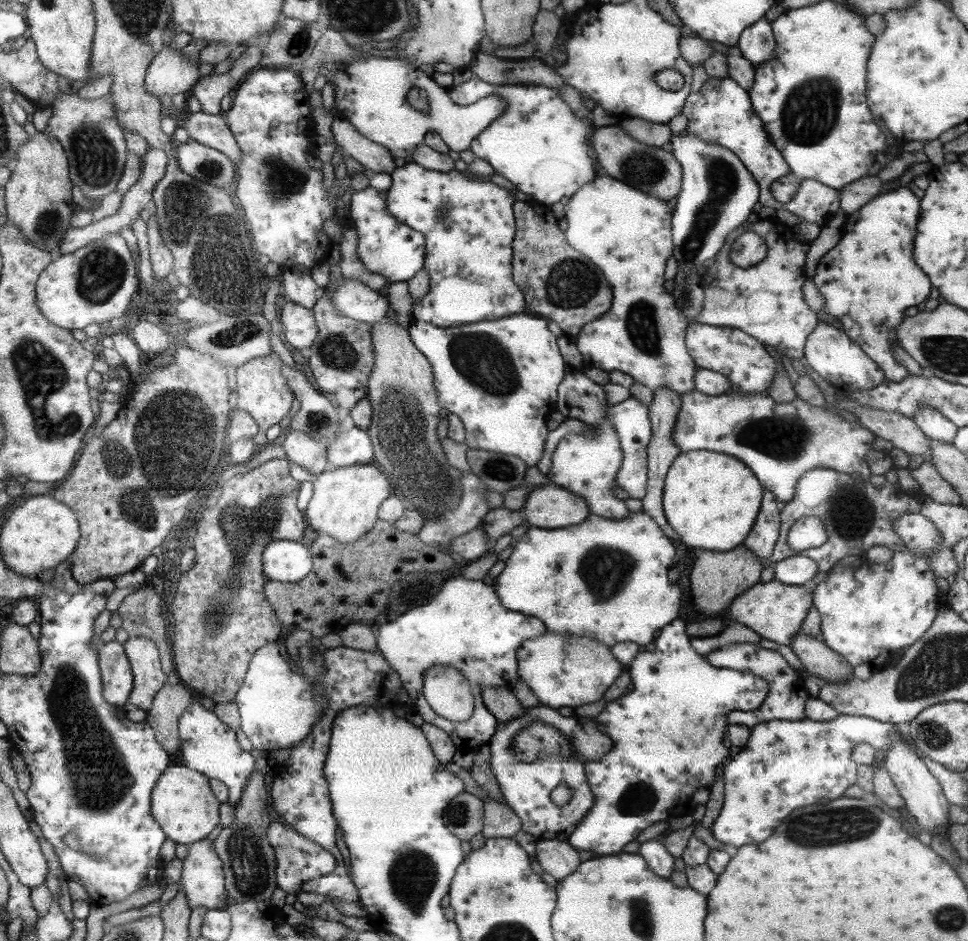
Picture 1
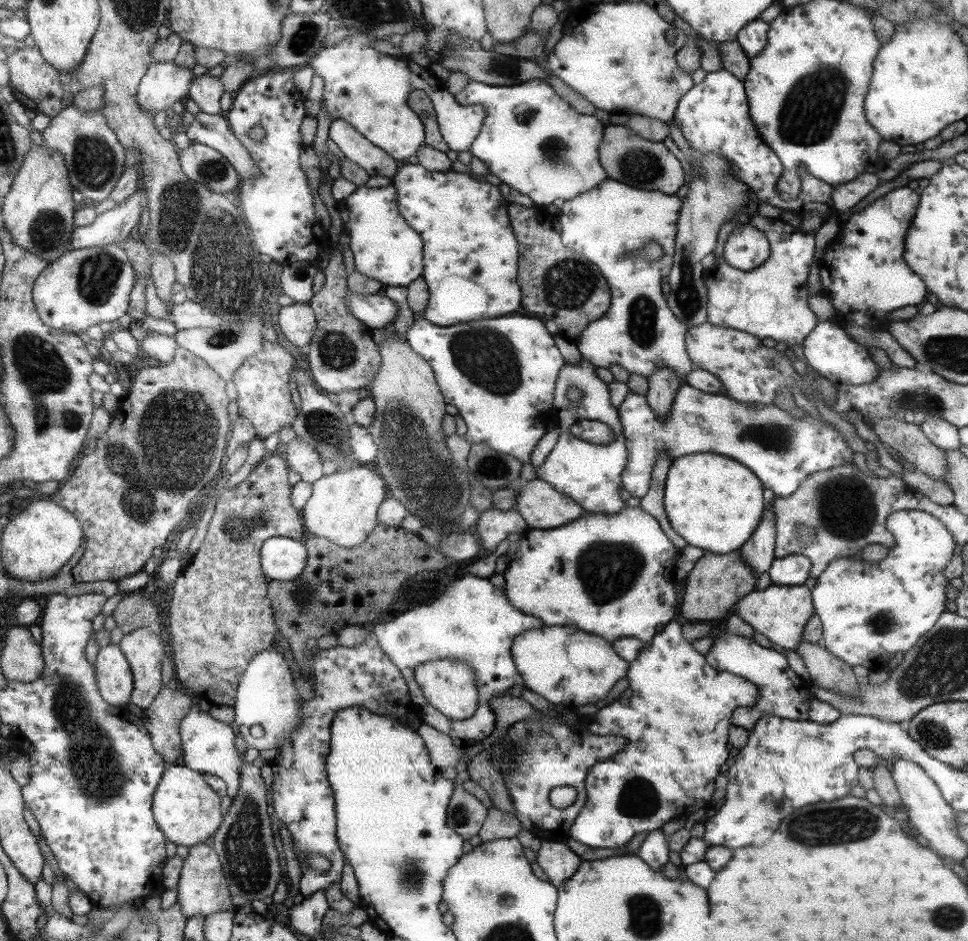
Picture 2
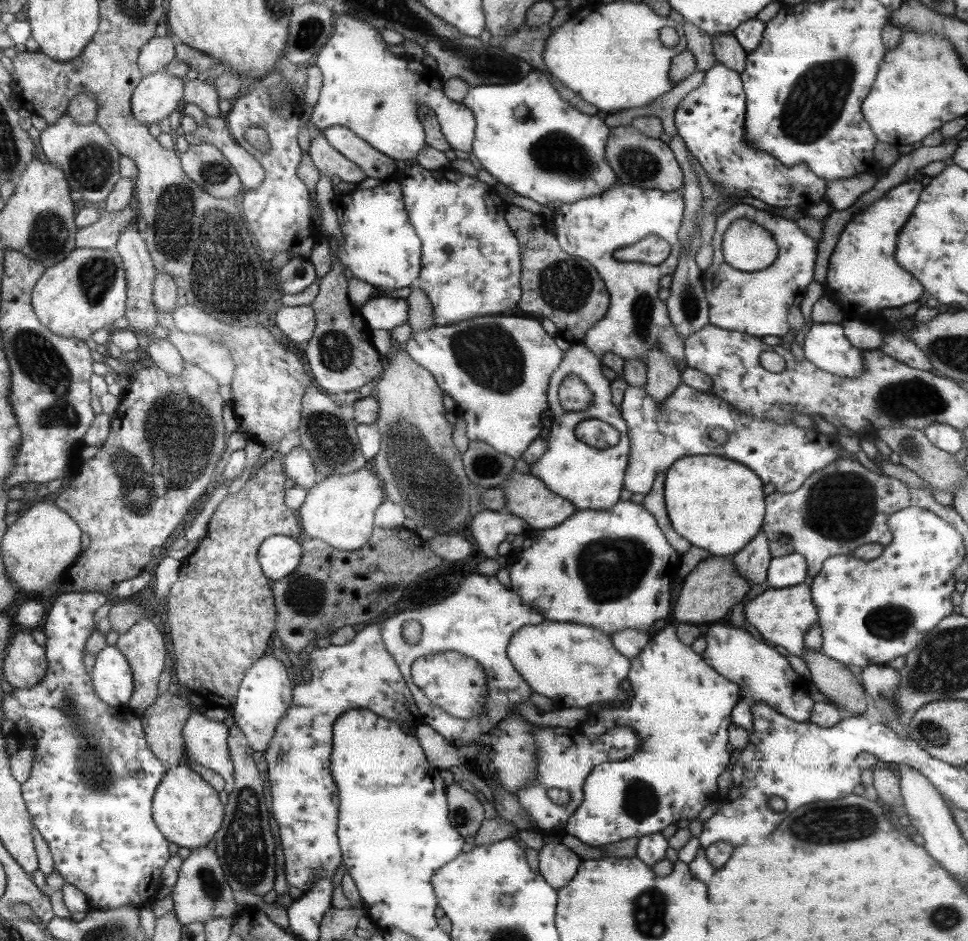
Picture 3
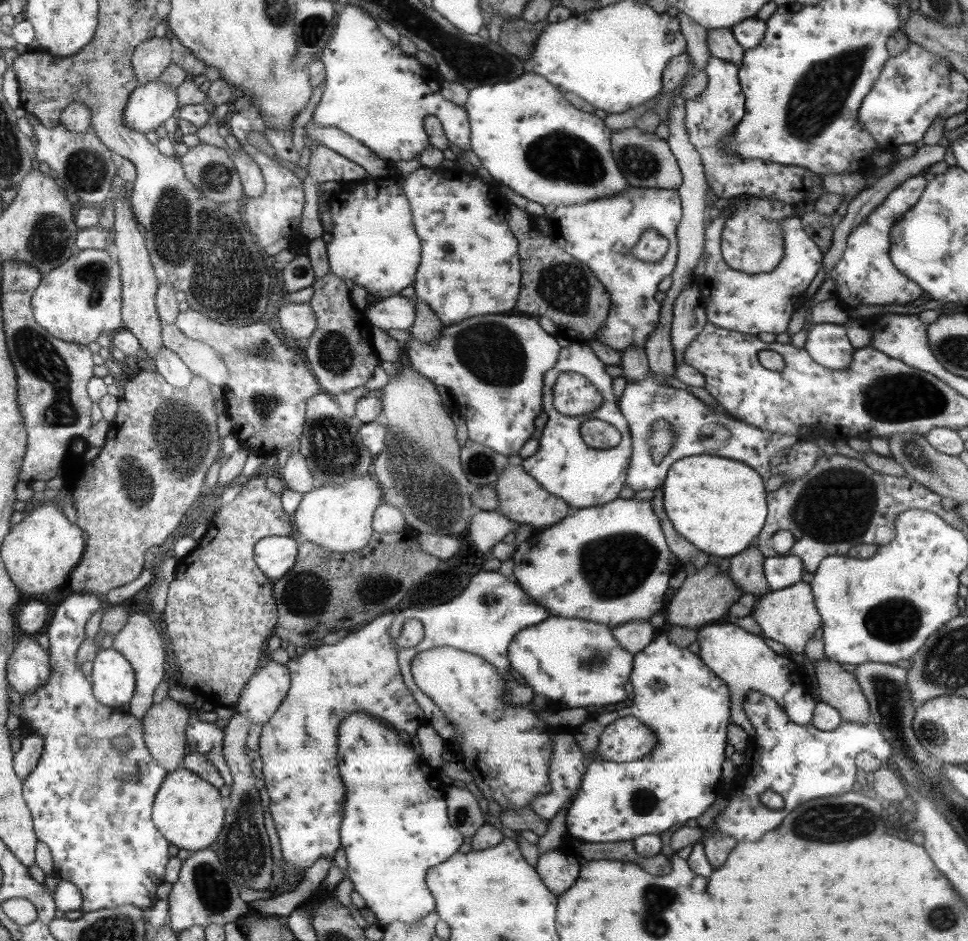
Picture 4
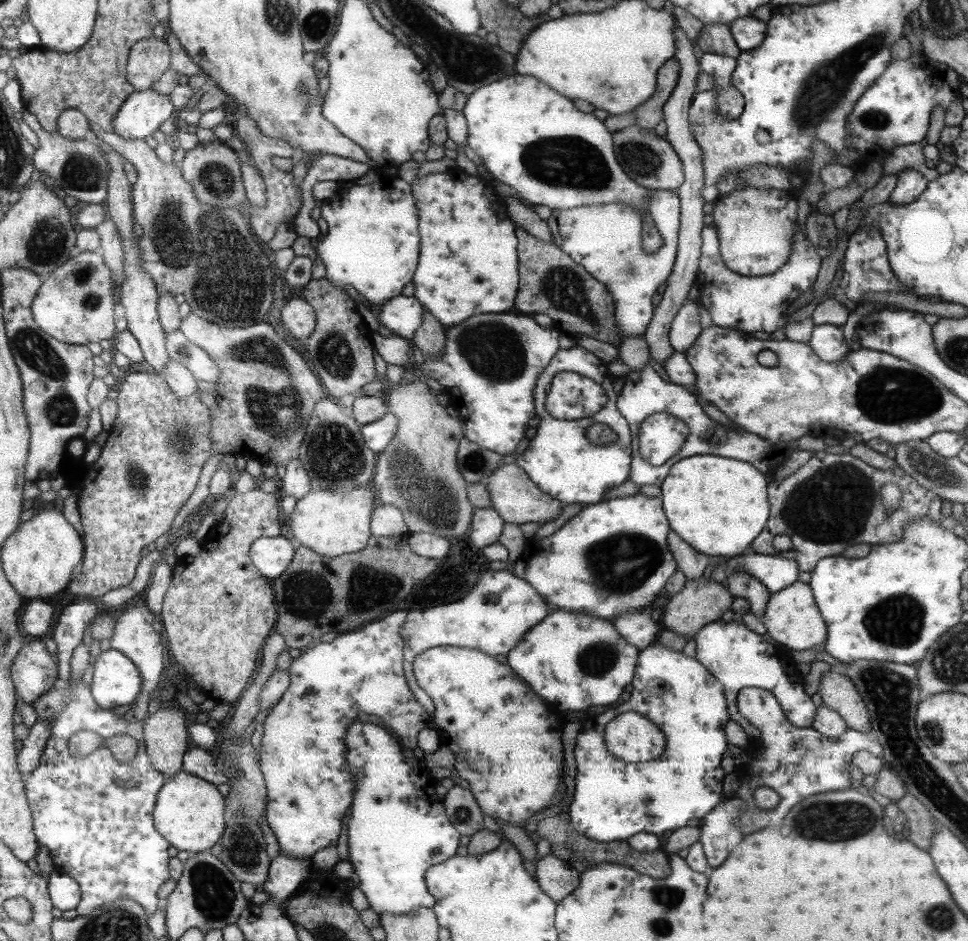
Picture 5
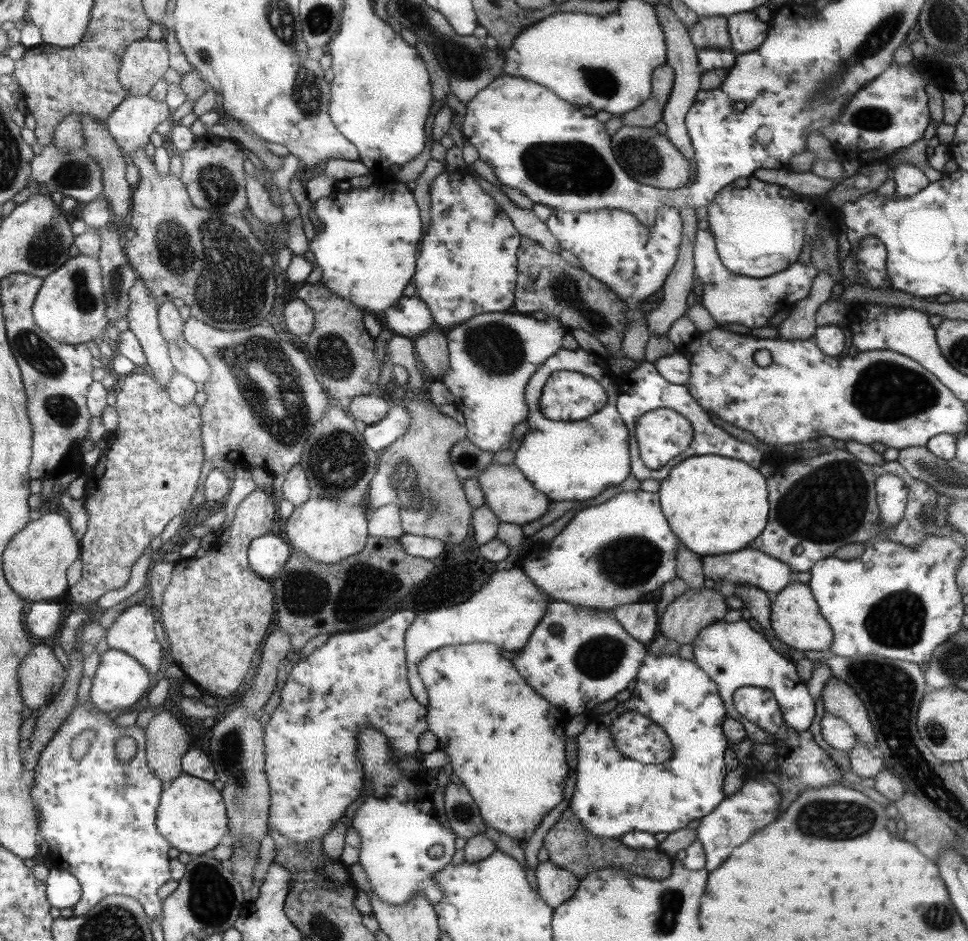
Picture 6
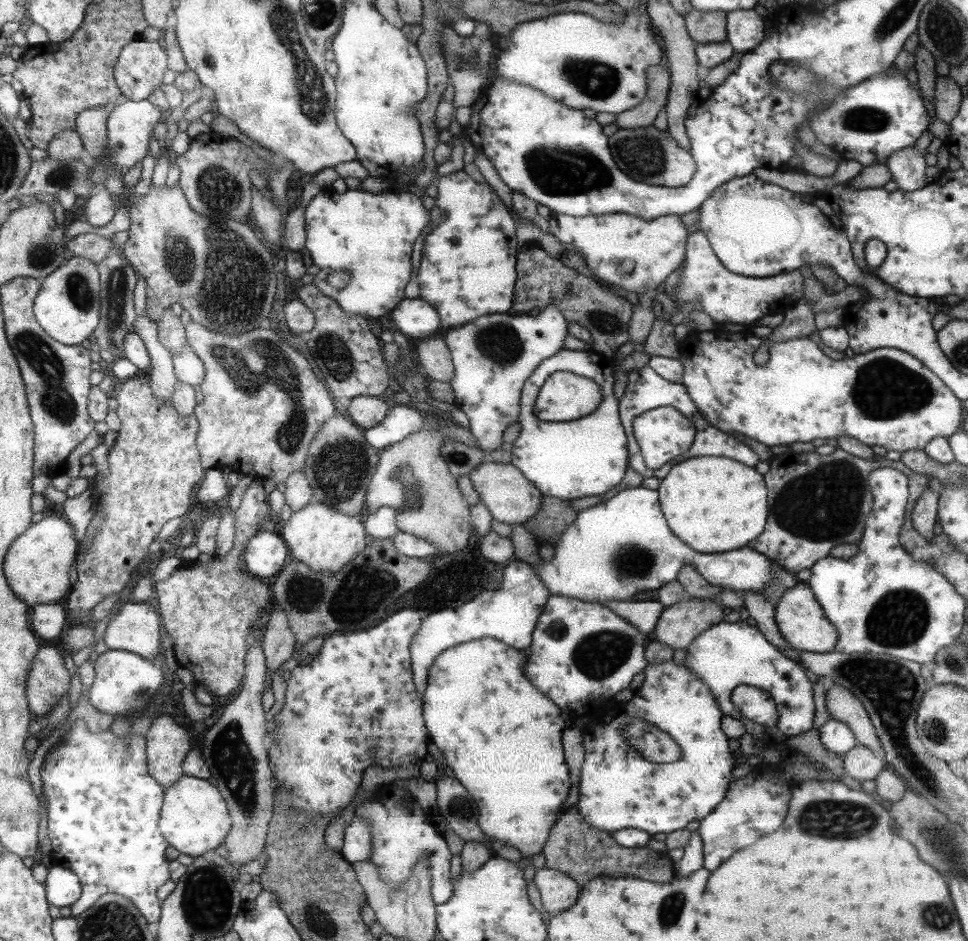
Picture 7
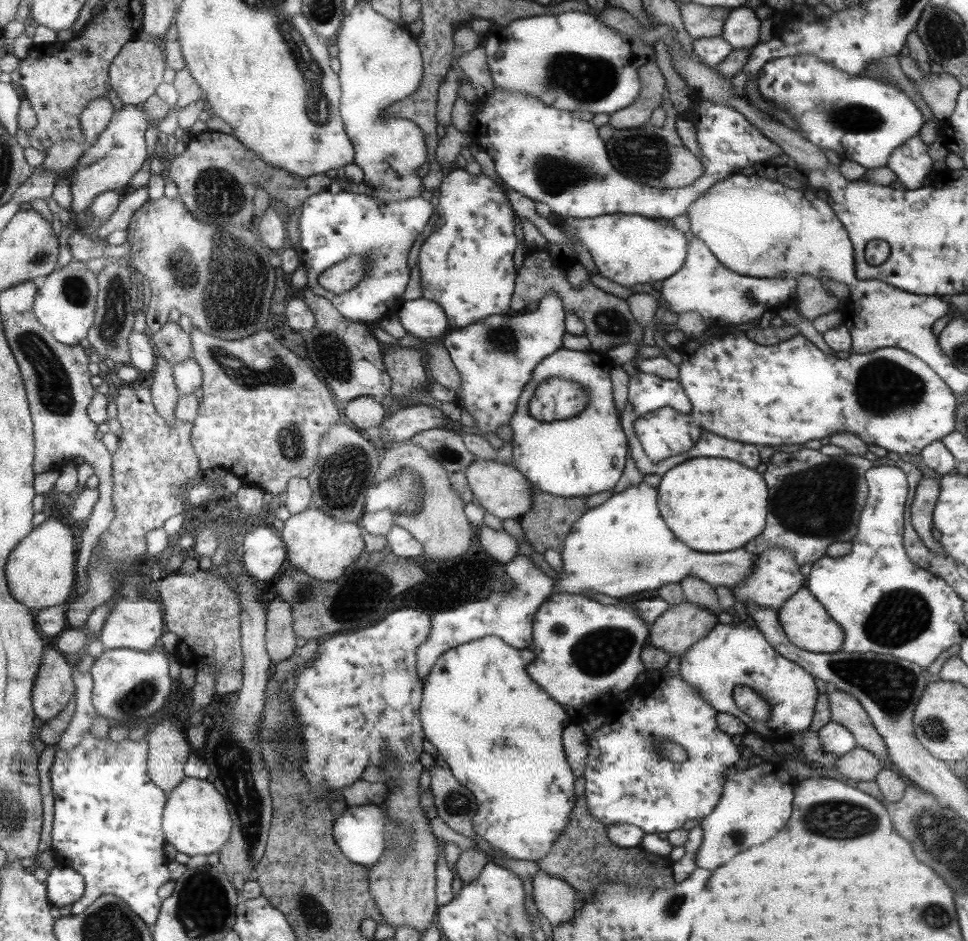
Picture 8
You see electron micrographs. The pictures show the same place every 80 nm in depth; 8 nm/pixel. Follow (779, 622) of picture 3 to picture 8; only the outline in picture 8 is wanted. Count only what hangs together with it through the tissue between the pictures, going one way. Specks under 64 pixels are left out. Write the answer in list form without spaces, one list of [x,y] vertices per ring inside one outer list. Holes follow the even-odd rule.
[[[806,587],[801,588],[789,600],[785,601],[784,606],[777,611],[777,614],[786,638],[800,650],[812,651],[814,654],[832,654],[841,650],[841,644],[845,639],[844,630],[841,630],[821,602]]]

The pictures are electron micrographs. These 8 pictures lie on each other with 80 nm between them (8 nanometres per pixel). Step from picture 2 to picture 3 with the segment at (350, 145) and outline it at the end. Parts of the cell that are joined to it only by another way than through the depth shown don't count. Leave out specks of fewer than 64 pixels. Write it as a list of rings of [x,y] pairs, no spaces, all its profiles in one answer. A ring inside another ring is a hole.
[[[338,126],[323,130],[323,137],[338,154],[353,162],[366,178],[388,180],[395,171],[394,161],[381,154],[348,128]]]

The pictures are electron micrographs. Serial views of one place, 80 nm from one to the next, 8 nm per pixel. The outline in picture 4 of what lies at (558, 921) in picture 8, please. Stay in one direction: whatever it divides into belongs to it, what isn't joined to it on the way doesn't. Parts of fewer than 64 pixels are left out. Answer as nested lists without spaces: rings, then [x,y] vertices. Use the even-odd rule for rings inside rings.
[[[560,847],[541,853],[535,866],[541,882],[557,897],[574,885],[580,872],[577,859]]]

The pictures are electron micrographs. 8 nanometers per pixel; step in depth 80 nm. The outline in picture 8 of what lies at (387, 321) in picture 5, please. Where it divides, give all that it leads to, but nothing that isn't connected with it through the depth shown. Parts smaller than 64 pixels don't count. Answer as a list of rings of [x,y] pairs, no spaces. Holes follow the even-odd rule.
[[[422,296],[404,301],[396,314],[407,334],[415,338],[437,338],[447,330],[449,323],[441,306]]]

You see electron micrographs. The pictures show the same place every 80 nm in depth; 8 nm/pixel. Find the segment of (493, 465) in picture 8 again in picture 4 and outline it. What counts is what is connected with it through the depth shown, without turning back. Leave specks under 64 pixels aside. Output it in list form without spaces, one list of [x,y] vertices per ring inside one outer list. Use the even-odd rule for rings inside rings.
[[[507,465],[500,472],[499,477],[496,478],[492,486],[496,492],[497,511],[513,523],[529,524],[534,529],[543,529],[559,522],[571,510],[564,499],[549,494],[521,465]]]

